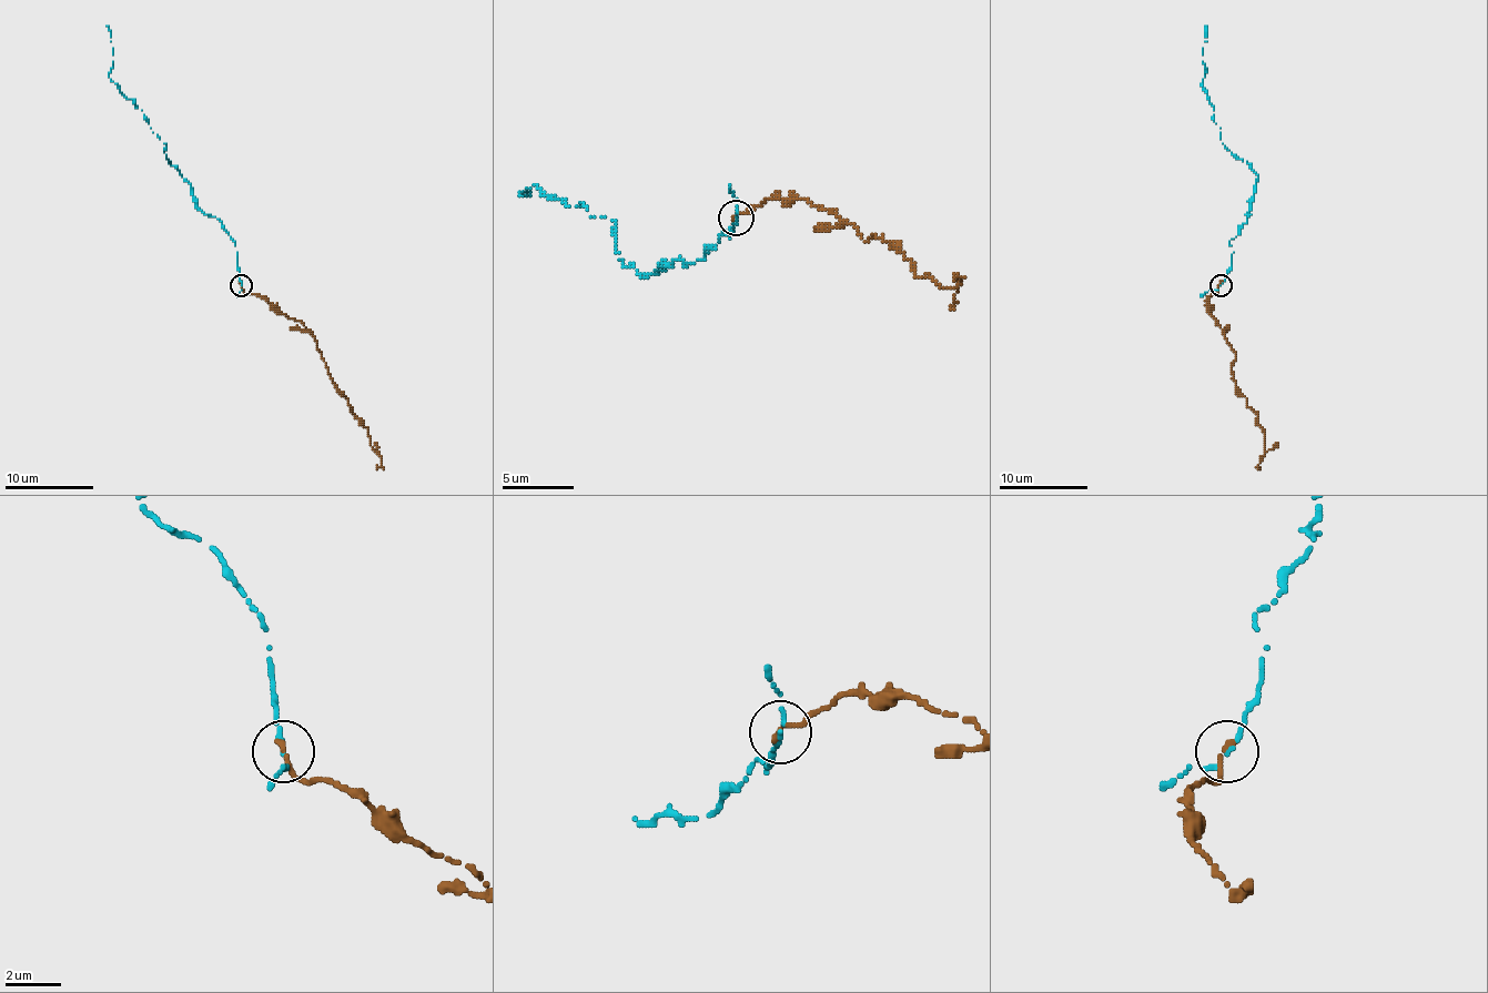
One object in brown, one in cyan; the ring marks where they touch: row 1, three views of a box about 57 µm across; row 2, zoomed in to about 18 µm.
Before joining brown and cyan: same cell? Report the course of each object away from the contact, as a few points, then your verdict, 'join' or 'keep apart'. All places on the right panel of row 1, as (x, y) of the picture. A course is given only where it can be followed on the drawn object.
brown via (1221, 285), (1218, 294), (1210, 296), (1210, 314), (1236, 354), (1232, 374), (1236, 387), (1265, 429), (1261, 469) | cyan via (1221, 285), (1232, 265), (1230, 241), (1249, 216), (1258, 176), (1223, 143), (1214, 105), (1201, 83), (1207, 26) | join

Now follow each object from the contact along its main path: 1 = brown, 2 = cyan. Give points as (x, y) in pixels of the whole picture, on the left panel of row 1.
1: (242, 285), (246, 294), (264, 296), (302, 323), (351, 412), (368, 429), (382, 458), (377, 469)
2: (242, 285), (235, 241), (204, 212), (166, 159), (164, 143), (109, 77), (113, 48), (107, 26)

